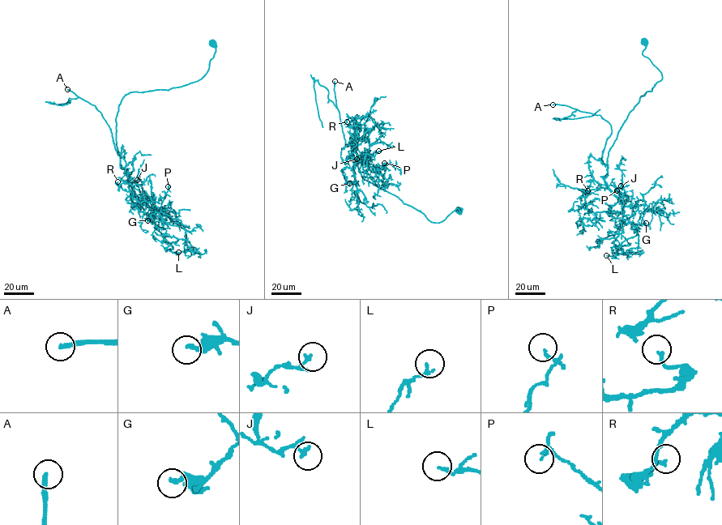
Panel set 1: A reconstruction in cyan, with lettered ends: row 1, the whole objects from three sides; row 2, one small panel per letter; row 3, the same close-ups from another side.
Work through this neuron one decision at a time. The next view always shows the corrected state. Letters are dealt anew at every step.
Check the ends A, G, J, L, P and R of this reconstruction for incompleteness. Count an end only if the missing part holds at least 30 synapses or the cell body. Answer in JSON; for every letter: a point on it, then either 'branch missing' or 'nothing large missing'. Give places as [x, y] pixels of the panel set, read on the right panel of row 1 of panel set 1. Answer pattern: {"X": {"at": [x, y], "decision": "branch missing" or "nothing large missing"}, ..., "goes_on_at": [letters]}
{"A": {"at": [553, 104], "decision": "branch missing"}, "G": {"at": [646, 223], "decision": "nothing large missing"}, "J": {"at": [621, 185], "decision": "nothing large missing"}, "L": {"at": [606, 255], "decision": "nothing large missing"}, "P": {"at": [617, 190], "decision": "nothing large missing"}, "R": {"at": [587, 190], "decision": "nothing large missing"}, "goes_on_at": ["A"]}

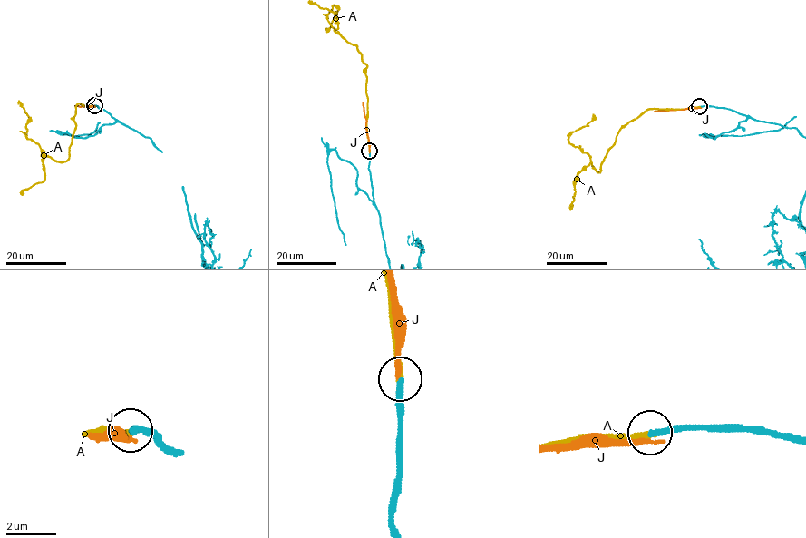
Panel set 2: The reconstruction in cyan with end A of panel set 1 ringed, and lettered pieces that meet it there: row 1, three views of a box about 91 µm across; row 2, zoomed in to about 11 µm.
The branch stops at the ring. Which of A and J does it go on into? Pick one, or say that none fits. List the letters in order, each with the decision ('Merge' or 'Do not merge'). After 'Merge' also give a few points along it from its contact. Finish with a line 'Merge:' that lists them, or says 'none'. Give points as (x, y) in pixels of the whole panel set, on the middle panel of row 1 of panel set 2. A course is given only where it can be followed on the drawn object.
A: Merge. Its course: (369, 151), (366, 66), (356, 45), (336, 33), (327, 19), (334, 5), (338, 11), (327, 28)
J: Do not merge
Merge: A

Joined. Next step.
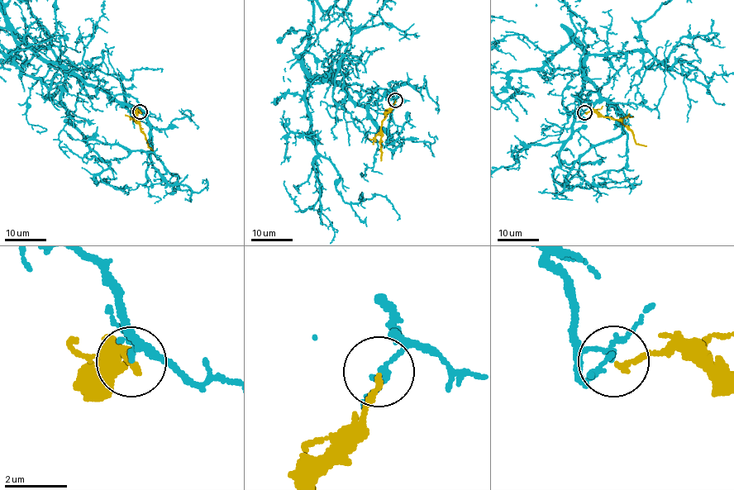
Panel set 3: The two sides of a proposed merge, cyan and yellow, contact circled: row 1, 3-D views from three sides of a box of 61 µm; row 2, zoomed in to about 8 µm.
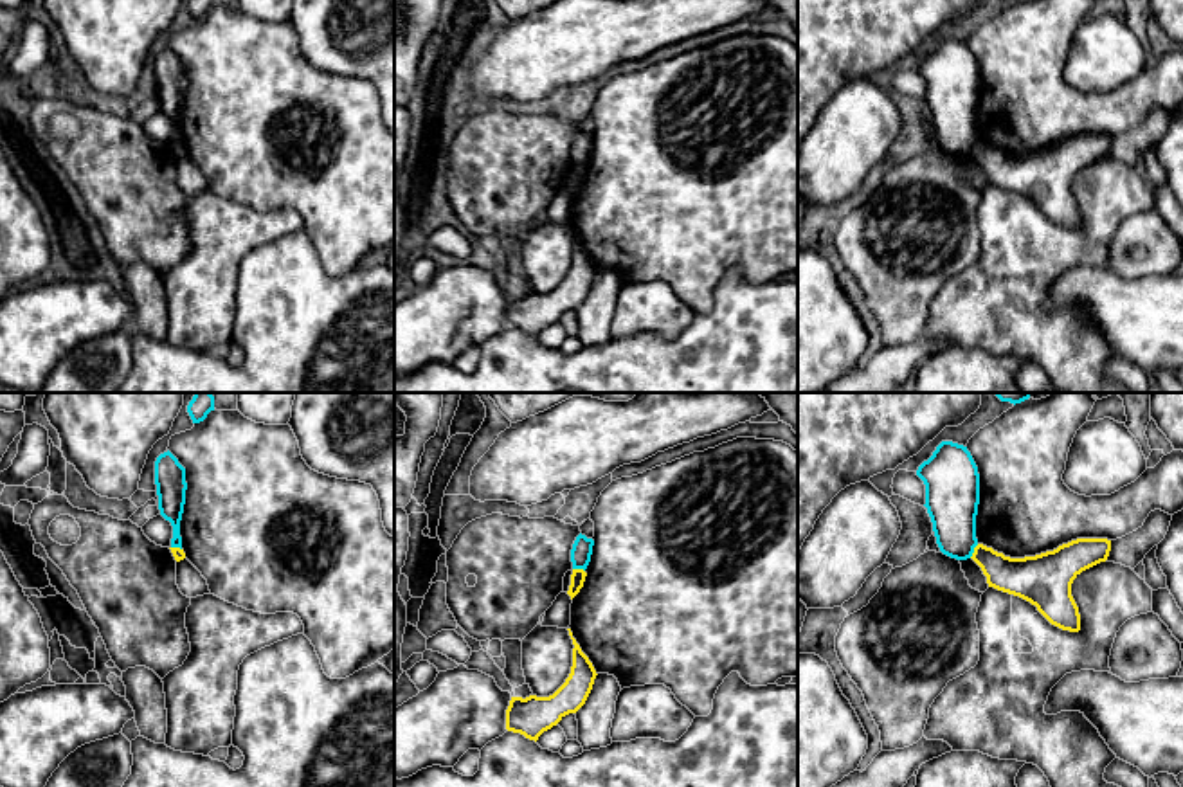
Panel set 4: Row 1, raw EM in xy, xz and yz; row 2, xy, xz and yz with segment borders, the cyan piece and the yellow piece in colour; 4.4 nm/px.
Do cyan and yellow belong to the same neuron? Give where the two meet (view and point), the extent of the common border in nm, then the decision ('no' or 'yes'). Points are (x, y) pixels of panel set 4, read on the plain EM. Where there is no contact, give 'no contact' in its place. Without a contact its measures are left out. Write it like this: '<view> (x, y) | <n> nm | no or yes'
yz (973, 148) | 80 nm | no

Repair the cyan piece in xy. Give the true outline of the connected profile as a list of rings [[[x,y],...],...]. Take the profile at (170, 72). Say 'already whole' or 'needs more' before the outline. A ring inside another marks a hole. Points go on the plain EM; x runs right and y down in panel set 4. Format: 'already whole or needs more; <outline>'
already whole; [[[169,47],[155,58],[155,81],[160,112],[173,122],[171,144],[182,146],[180,117],[187,86],[185,65]]]

